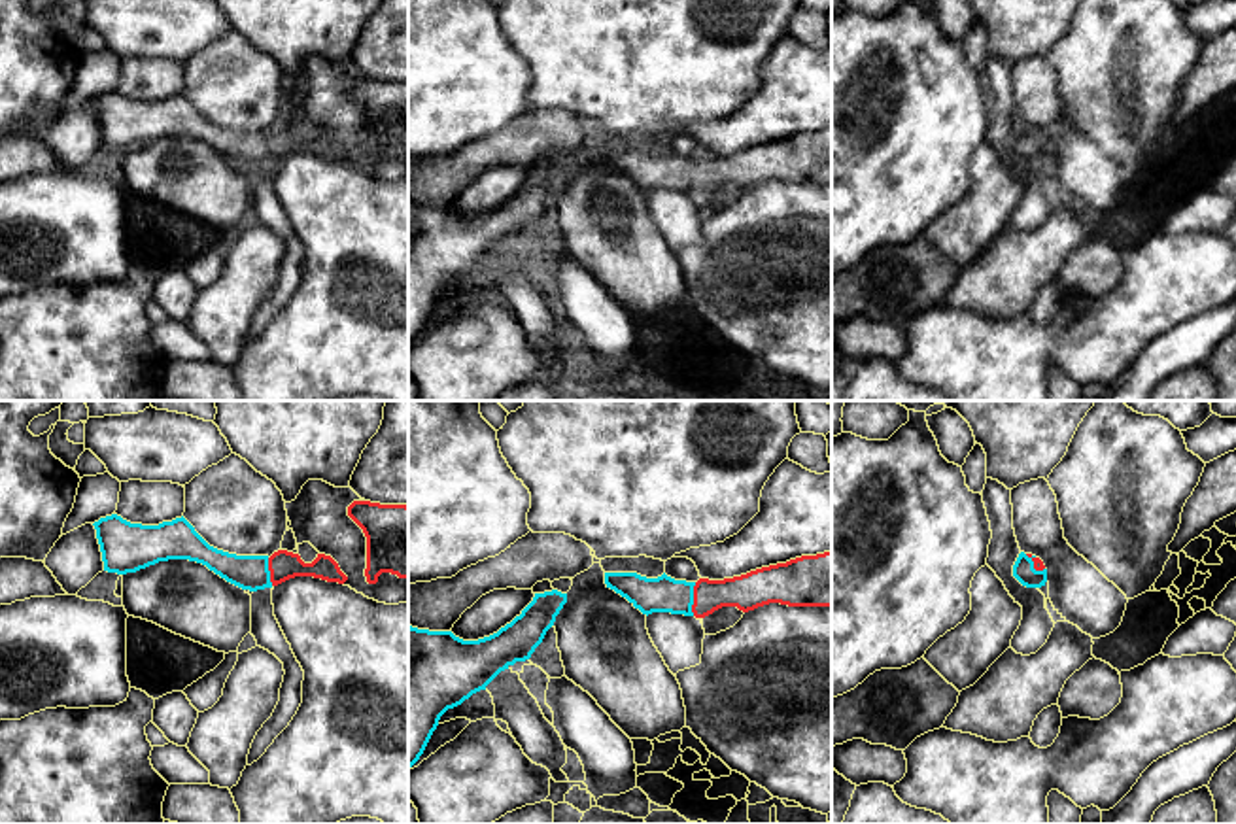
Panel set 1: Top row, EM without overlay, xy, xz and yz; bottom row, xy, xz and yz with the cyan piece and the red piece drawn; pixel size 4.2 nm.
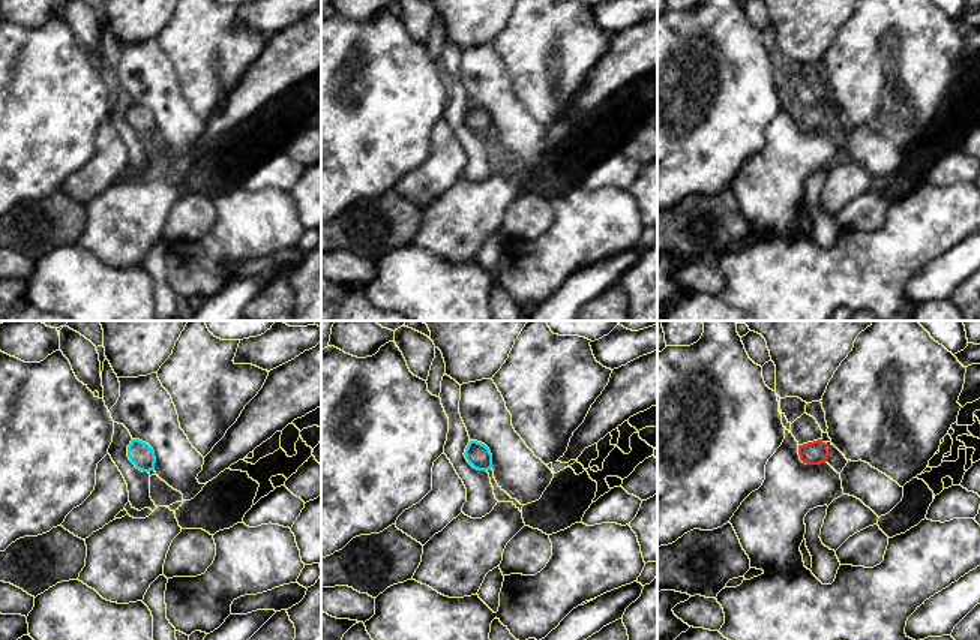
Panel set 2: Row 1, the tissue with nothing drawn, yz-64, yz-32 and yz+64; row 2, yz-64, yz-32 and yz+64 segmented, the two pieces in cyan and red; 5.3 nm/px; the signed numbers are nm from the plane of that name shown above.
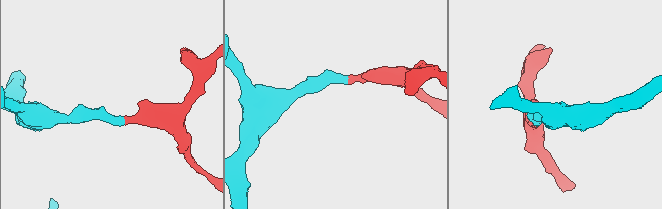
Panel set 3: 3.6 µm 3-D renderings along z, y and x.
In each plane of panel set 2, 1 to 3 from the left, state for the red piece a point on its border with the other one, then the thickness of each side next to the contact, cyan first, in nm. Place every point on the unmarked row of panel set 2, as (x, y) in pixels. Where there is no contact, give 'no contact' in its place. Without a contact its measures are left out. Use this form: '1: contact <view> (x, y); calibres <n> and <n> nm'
1: no contact
2: no contact
3: no contact

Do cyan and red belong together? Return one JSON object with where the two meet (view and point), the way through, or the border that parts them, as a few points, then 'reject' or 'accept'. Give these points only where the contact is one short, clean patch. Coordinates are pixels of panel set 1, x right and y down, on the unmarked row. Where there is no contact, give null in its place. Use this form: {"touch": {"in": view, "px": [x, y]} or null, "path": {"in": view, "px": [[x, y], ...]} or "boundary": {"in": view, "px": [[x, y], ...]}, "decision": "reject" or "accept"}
{"touch": {"in": "xz", "px": [692, 176]}, "decision": "accept"}

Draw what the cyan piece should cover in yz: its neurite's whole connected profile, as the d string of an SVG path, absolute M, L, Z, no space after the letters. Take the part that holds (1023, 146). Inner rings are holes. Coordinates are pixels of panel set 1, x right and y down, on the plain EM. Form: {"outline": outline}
{"outline": "M1021 129L1013 142L1013 153L1026 164L1041 164L1047 159L1047 146L1039 134Z"}

